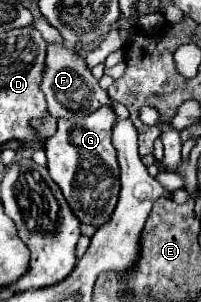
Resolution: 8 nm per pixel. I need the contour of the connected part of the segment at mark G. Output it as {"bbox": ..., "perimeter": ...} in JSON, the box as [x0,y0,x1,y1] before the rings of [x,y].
{"bbox":[45,109,119,229],"perimeter":[[[97,109],[91,117],[59,121],[55,135],[45,141],[49,175],[61,187],[75,217],[95,229],[111,219],[119,199],[119,165],[115,147],[111,145],[111,121],[115,121],[111,109]]]}

